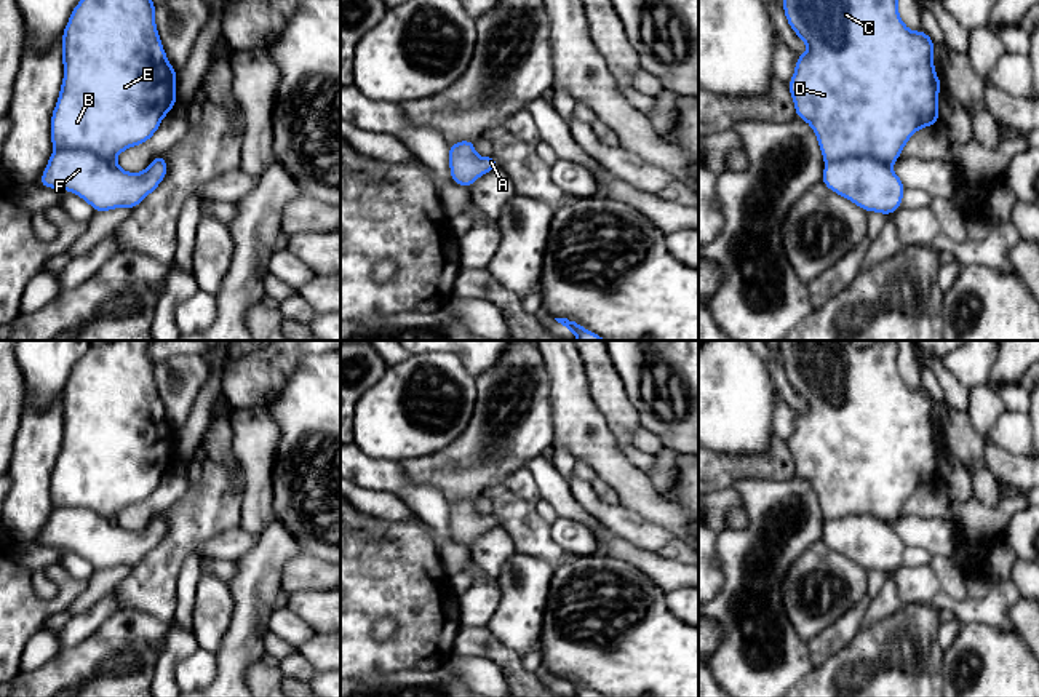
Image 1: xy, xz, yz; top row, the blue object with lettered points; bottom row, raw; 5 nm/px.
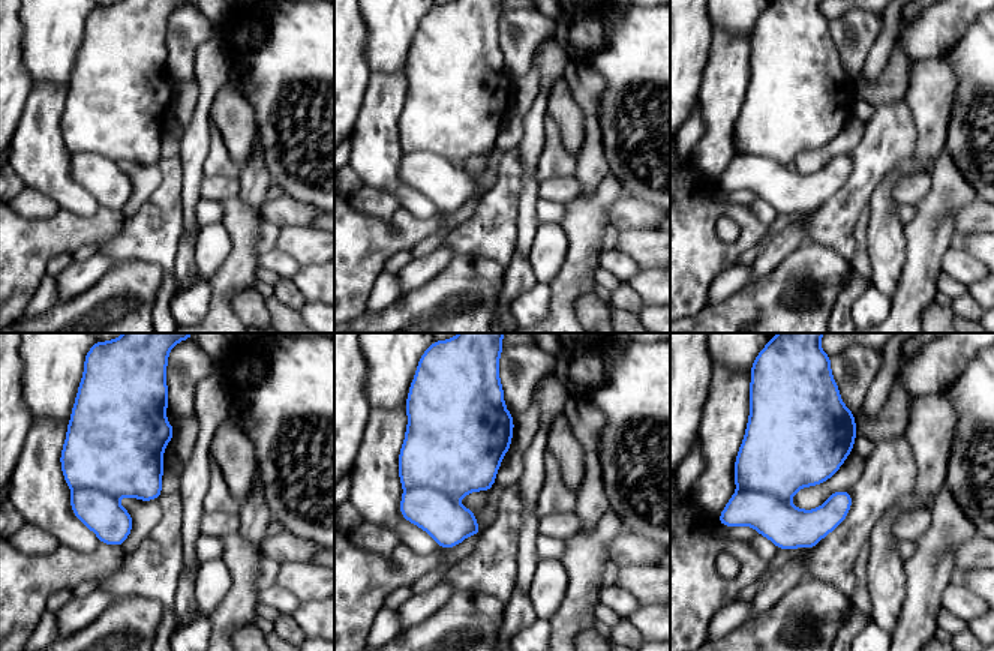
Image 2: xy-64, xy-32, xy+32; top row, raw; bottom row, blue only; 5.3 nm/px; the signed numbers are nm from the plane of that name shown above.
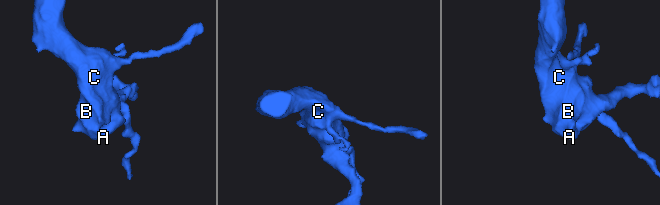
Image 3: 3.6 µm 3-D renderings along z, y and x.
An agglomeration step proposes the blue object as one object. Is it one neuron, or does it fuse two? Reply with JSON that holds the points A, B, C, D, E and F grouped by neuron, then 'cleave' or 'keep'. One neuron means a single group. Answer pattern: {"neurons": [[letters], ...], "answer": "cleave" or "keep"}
{"neurons": [["A", "B", "C", "D", "E", "F"]], "answer": "keep"}

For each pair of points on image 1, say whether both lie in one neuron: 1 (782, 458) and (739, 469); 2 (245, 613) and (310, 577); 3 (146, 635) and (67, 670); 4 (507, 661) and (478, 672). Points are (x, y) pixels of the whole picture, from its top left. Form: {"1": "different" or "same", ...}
{"1": "same", "2": "different", "3": "same", "4": "different"}

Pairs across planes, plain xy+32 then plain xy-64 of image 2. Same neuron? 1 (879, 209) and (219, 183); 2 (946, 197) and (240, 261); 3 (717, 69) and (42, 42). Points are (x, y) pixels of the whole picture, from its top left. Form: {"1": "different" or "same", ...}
{"1": "different", "2": "same", "3": "different"}

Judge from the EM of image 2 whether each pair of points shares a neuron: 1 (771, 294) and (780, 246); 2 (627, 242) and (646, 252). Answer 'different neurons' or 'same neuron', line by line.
1: different neurons
2: same neuron

